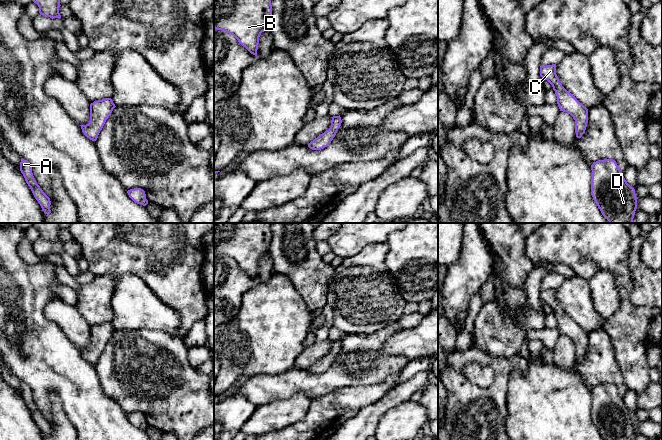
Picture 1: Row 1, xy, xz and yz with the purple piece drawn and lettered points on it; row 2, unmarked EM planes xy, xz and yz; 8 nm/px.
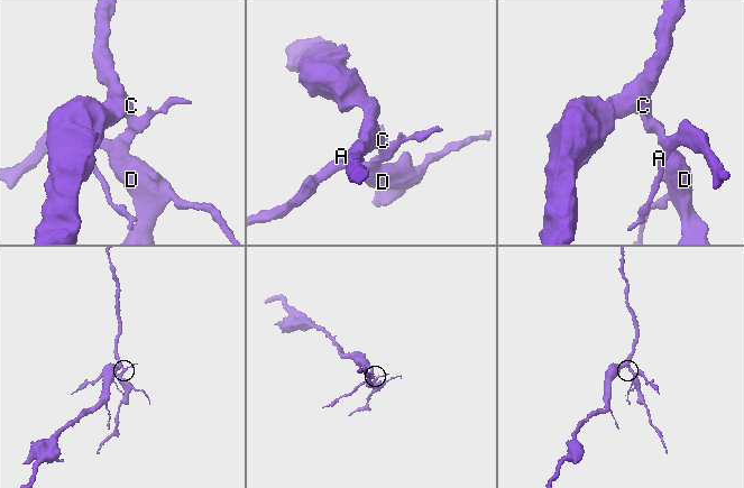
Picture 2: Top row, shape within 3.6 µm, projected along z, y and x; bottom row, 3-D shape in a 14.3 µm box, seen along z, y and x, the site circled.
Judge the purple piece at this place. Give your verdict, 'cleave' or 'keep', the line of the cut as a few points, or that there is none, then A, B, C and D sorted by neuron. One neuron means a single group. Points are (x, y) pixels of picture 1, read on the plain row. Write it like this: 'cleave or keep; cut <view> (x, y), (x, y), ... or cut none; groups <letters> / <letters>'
keep; cut none; groups A B C D

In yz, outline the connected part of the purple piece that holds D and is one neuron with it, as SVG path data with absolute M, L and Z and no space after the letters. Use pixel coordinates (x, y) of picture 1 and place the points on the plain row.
M613 383L591 389L591 419L603 440L634 440L637 433L635 413L625 404Z

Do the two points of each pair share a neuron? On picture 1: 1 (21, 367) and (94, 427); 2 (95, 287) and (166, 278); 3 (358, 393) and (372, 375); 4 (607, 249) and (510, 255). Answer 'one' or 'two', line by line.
1: one
2: two
3: two
4: two

